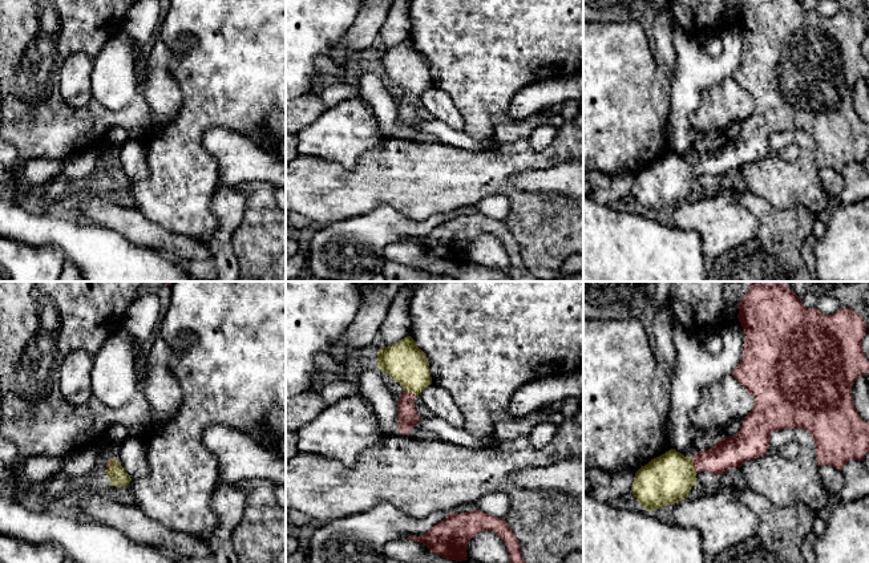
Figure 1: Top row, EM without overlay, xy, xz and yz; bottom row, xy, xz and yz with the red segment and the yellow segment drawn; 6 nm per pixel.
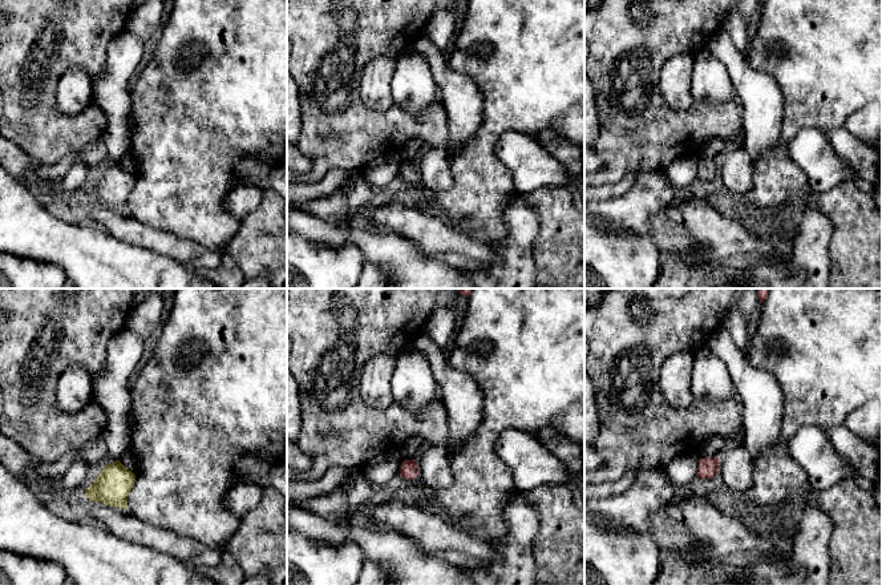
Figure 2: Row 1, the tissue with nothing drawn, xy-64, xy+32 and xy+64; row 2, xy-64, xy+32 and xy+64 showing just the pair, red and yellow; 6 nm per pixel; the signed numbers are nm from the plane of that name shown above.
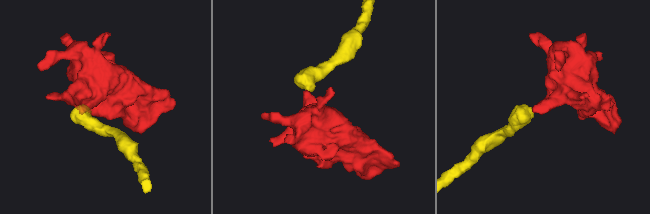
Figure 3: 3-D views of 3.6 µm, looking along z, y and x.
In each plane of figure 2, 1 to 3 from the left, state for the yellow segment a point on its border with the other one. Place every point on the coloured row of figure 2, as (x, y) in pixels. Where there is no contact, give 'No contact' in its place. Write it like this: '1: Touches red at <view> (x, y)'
1: No contact
2: No contact
3: No contact

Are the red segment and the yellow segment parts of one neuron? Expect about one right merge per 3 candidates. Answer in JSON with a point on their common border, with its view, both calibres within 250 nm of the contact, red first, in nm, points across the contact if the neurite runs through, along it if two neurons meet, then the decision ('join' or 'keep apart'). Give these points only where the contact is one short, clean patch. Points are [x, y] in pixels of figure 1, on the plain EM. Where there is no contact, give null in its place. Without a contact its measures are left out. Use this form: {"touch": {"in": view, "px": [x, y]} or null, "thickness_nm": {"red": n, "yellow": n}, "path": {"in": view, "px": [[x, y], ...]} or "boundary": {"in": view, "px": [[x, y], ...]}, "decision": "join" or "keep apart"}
{"touch": {"in": "yz", "px": [694, 167]}, "thickness_nm": {"red": 190, "yellow": 300}, "path": {"in": "yz", "px": [[731, 154], [718, 162], [694, 167], [666, 182]]}, "decision": "join"}

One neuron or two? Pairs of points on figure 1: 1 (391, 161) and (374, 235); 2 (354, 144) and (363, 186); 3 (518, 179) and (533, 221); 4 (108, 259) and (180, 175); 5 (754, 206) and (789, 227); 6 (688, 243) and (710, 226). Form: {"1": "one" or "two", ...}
{"1": "two", "2": "two", "3": "two", "4": "two", "5": "one", "6": "two"}

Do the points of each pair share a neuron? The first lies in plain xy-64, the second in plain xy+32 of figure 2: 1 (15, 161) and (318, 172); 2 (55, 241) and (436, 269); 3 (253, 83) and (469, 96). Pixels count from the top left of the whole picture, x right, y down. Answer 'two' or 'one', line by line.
1: two
2: one
3: two

